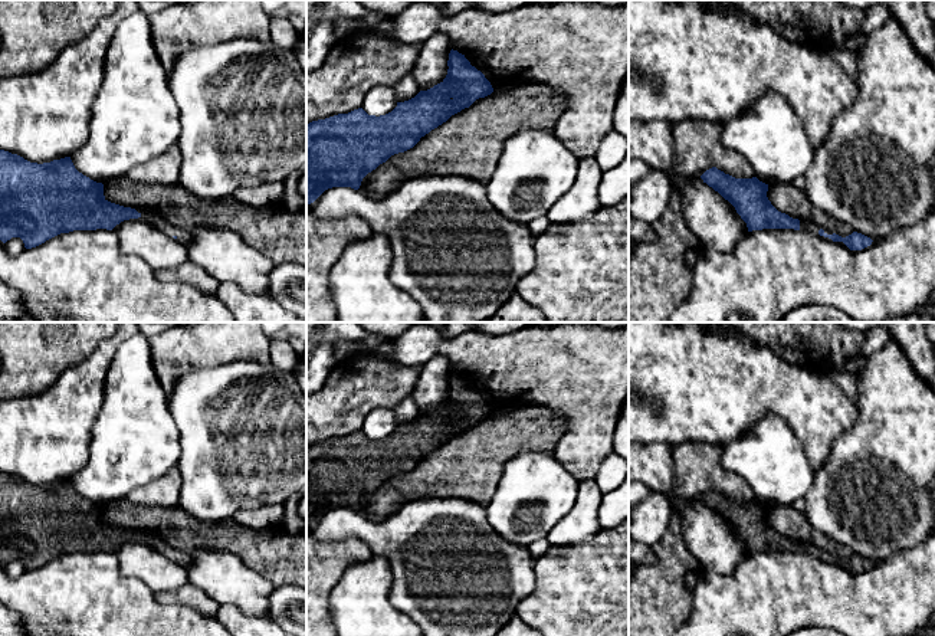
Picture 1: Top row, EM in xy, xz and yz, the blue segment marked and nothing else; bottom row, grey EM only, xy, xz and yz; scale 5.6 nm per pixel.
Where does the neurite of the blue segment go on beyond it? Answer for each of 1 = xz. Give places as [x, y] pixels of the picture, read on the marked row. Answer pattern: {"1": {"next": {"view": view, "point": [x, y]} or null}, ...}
{"1": {"next": null}}

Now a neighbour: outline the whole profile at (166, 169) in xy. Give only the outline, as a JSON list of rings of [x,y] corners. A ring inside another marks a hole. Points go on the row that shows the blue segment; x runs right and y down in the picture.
[[[177,144],[171,145],[158,158],[135,165],[127,177],[147,184],[177,184],[180,177],[181,151]]]

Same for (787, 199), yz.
[[[770,184],[767,197],[778,212],[790,217],[810,220],[842,237],[853,233],[850,226],[814,207],[804,190],[795,188],[793,184]]]

